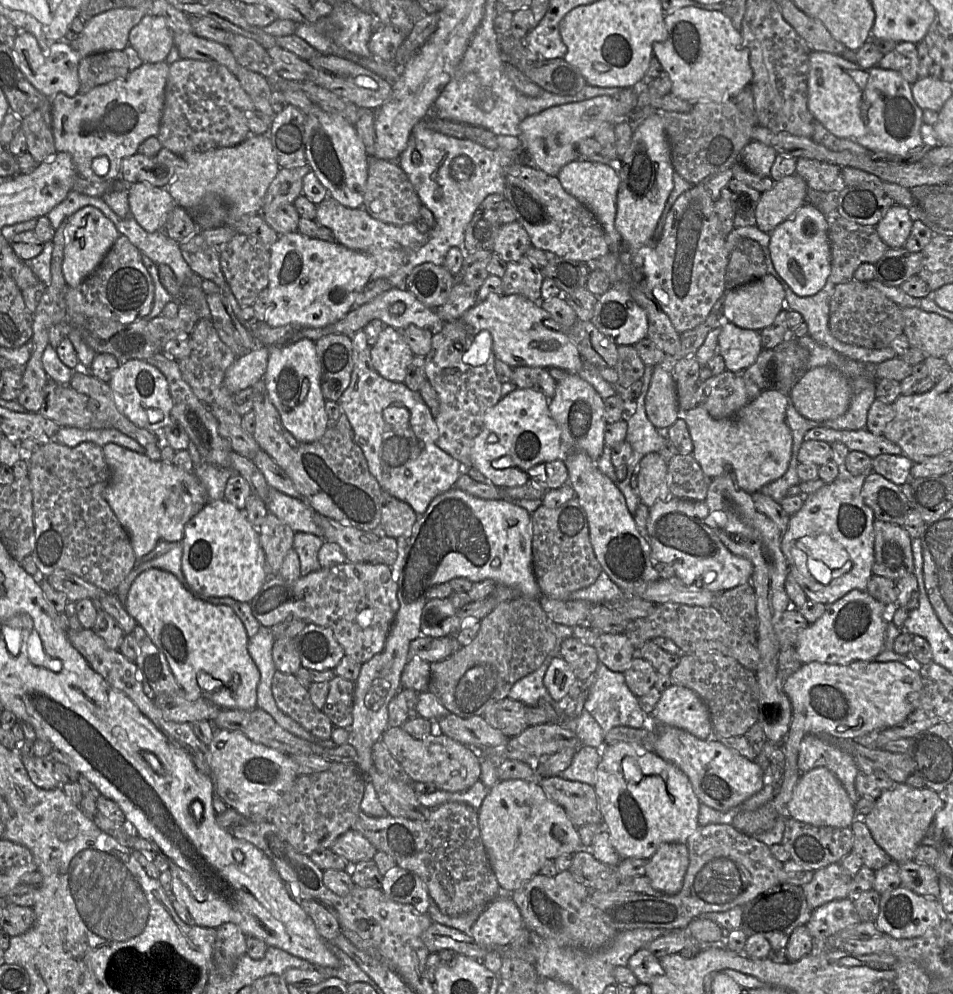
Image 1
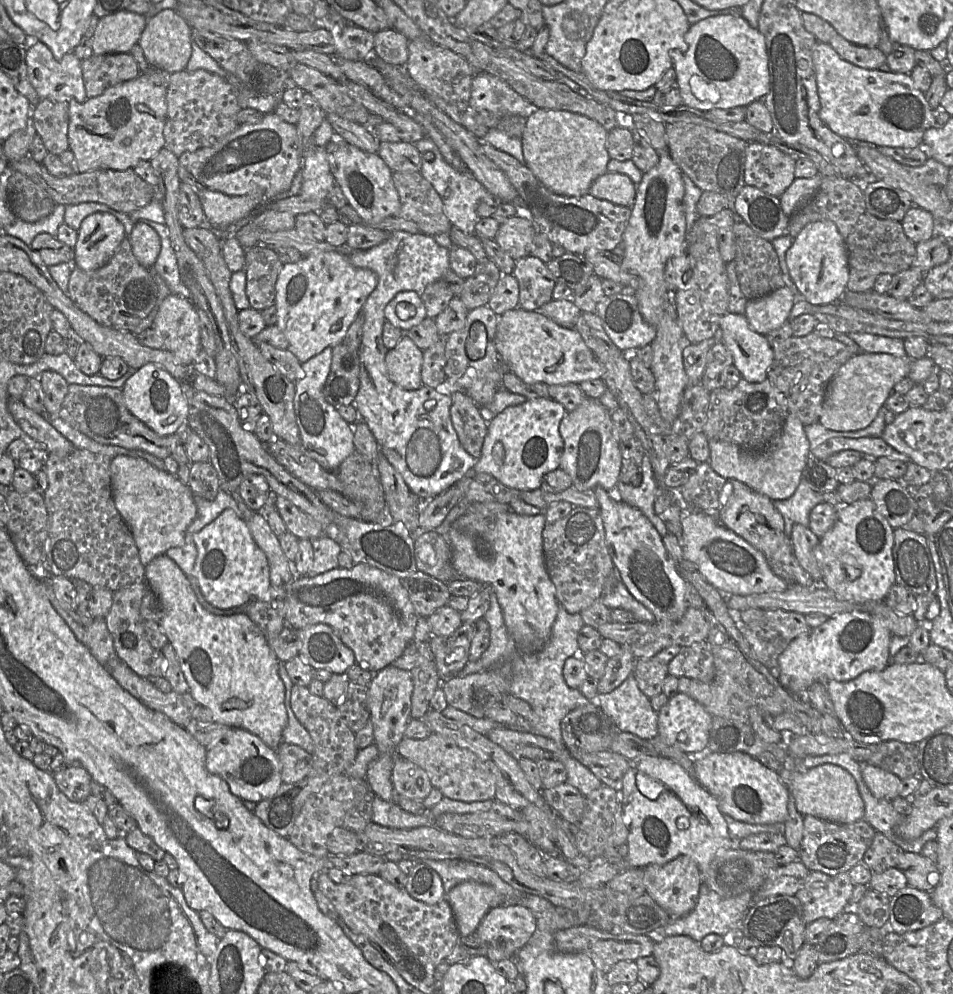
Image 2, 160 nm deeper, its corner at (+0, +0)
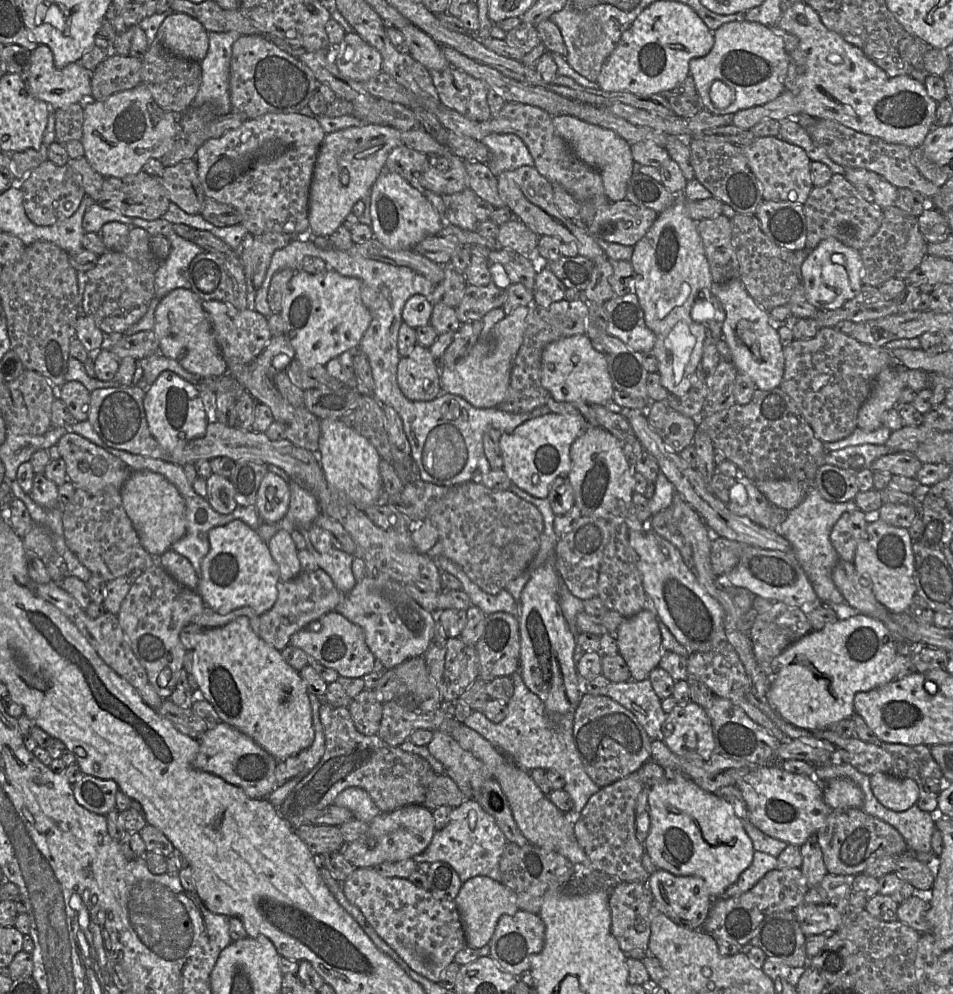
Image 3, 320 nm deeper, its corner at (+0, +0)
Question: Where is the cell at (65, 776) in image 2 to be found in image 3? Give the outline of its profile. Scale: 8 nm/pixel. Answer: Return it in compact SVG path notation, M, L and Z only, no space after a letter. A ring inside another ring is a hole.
M84 775L72 790L76 802L93 813L106 816L116 807L119 787L114 780Z

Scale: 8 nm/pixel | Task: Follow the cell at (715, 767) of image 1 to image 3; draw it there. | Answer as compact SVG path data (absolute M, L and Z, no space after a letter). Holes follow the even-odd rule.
M758 766L735 786L742 793L747 805L748 820L754 827L799 847L816 835L832 812L823 799L823 787L814 776L786 772L778 766Z

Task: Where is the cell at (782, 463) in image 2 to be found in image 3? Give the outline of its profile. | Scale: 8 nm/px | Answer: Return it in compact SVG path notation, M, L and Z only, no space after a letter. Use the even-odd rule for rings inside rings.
M755 480L753 483L772 506L788 511L799 505L809 490L809 483L799 480Z

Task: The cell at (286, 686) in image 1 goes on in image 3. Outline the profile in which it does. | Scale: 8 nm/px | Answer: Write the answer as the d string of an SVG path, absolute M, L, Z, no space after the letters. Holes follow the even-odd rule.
M323 703L320 721L325 737L325 752L319 763L295 786L277 807L279 815L293 830L309 825L310 819L333 804L339 793L348 787L359 787L368 792L381 812L390 812L407 805L422 805L429 785L436 777L427 760L419 755L393 747L377 735L360 733L347 708Z

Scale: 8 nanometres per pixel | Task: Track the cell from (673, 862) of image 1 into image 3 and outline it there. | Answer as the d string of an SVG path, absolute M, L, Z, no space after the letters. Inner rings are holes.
M656 869L647 881L656 906L673 922L691 930L701 930L714 899L705 881L698 876L677 876L662 869Z

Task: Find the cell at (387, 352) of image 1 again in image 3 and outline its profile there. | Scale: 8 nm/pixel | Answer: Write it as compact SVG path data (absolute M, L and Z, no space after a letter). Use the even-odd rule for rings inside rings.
M417 344L408 356L401 357L397 368L397 382L408 399L430 401L443 393L440 371L430 349Z

